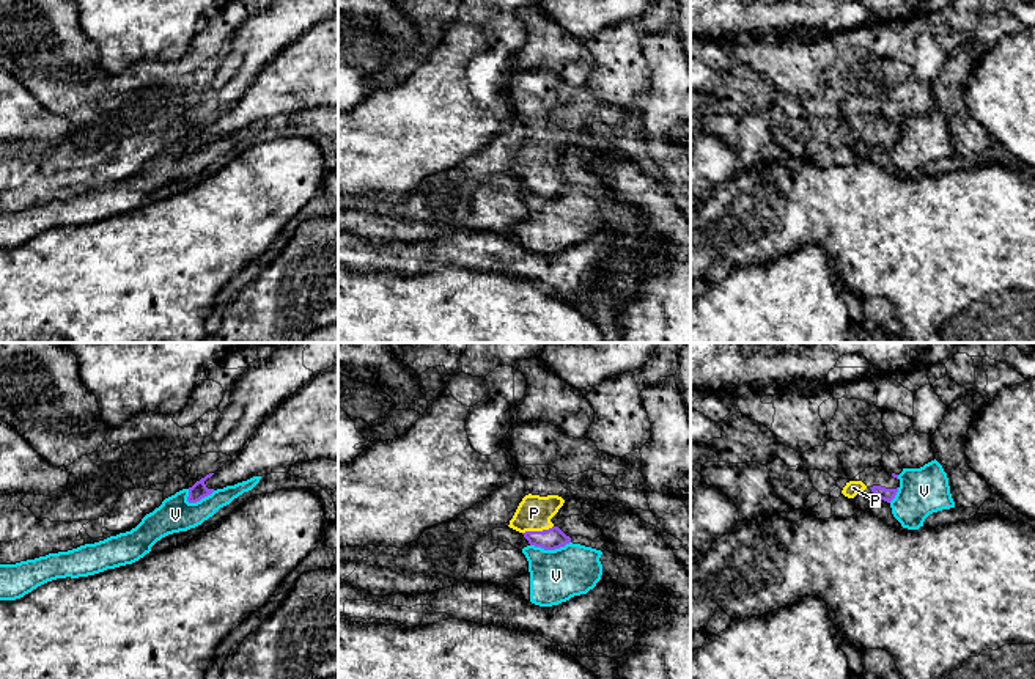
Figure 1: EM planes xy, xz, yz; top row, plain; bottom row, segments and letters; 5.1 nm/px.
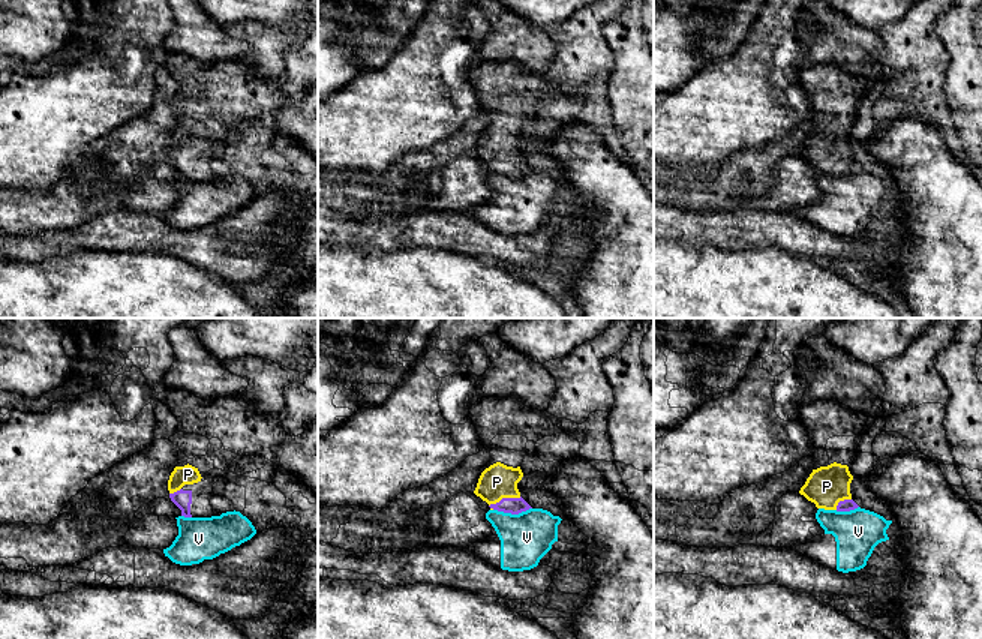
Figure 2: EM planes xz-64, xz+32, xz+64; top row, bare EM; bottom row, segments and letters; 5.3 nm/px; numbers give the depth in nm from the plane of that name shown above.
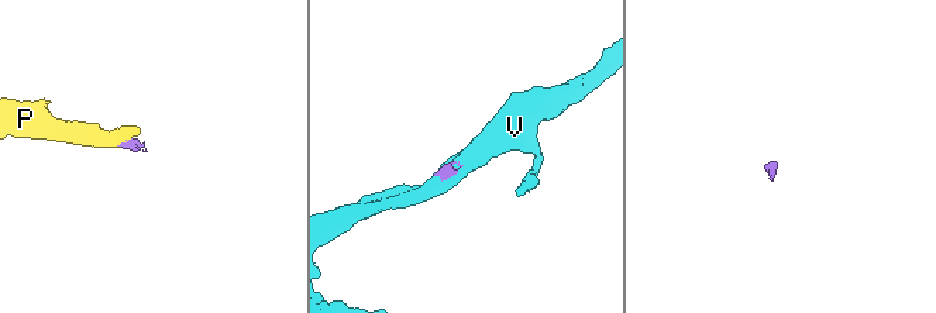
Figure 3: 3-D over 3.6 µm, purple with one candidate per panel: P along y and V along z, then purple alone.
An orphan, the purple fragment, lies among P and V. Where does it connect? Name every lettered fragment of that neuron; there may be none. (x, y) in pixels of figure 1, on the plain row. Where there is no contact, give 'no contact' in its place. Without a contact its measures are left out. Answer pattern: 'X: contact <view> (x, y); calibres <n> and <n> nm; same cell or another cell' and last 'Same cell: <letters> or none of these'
P: contact xz (537, 179); calibres 110 and 180 nm; same cell
V: contact xz (549, 197); calibres 110 and 280 nm; another cell
Same cell: P

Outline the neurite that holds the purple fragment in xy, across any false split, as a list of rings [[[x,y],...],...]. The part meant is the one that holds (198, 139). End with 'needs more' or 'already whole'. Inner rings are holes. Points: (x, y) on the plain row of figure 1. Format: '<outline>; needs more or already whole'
[[[338,8],[282,49],[222,116],[189,135],[187,149],[321,105],[338,110]]]; needs more

